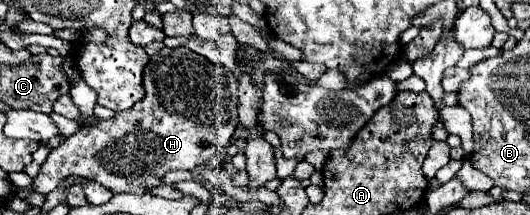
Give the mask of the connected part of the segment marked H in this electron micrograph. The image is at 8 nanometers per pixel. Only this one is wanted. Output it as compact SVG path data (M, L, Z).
M163 47L153 55L143 71L143 89L145 97L133 105L133 109L115 113L113 119L97 119L89 125L81 125L77 133L67 137L59 147L55 147L47 161L41 165L39 175L33 179L33 185L39 193L53 191L63 177L79 175L93 177L113 193L151 193L151 189L163 183L165 173L173 169L195 169L197 165L213 159L225 145L229 145L231 135L237 127L239 117L239 81L237 75L221 65L213 65L207 57L201 57L187 47Z

